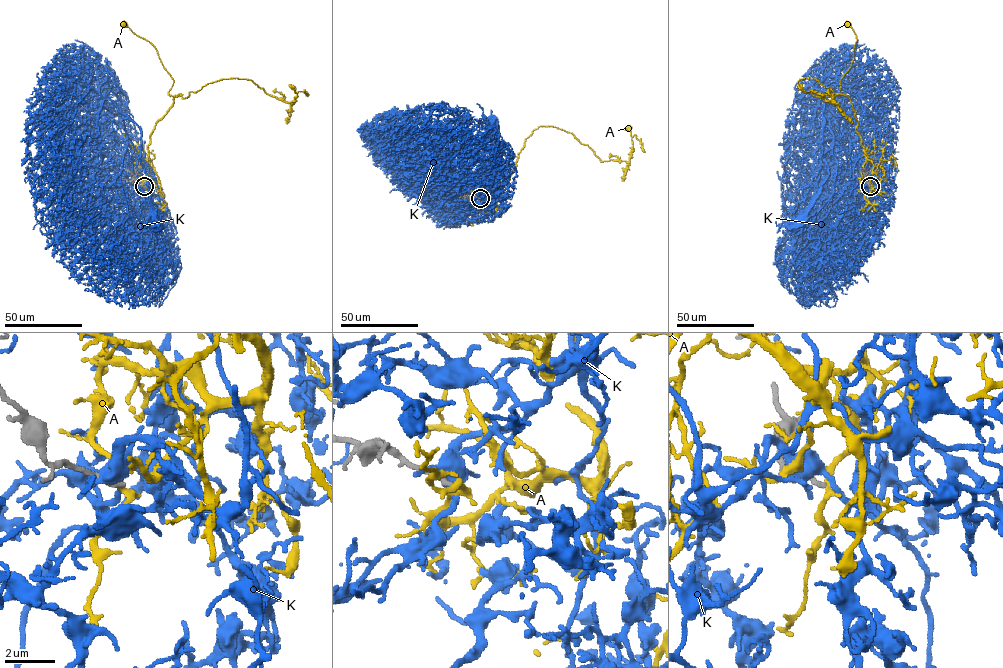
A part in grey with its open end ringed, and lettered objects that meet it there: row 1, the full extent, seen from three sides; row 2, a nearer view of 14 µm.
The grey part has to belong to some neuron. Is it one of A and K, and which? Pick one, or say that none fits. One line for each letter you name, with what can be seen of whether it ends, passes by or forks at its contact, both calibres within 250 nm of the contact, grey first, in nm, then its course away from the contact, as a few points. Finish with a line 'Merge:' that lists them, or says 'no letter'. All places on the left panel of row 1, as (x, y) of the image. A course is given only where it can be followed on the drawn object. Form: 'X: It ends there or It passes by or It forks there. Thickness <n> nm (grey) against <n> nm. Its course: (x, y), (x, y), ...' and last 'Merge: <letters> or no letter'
Merge: no letter

